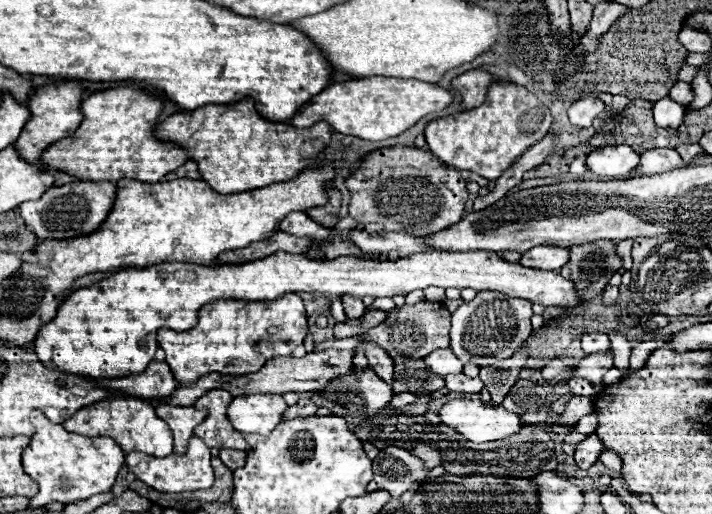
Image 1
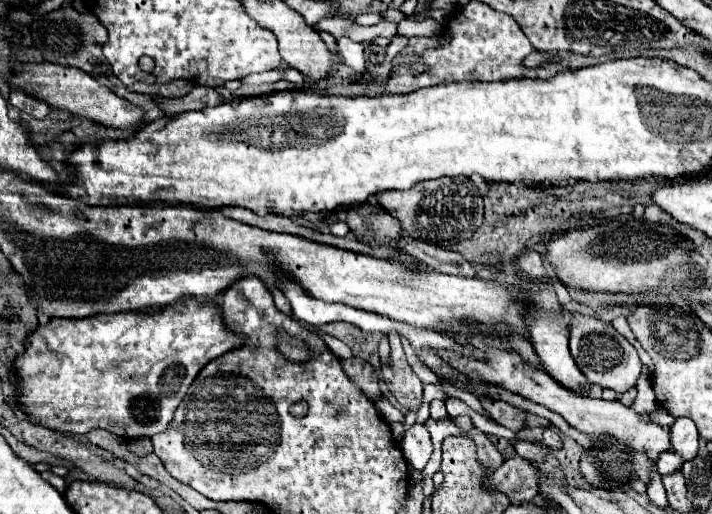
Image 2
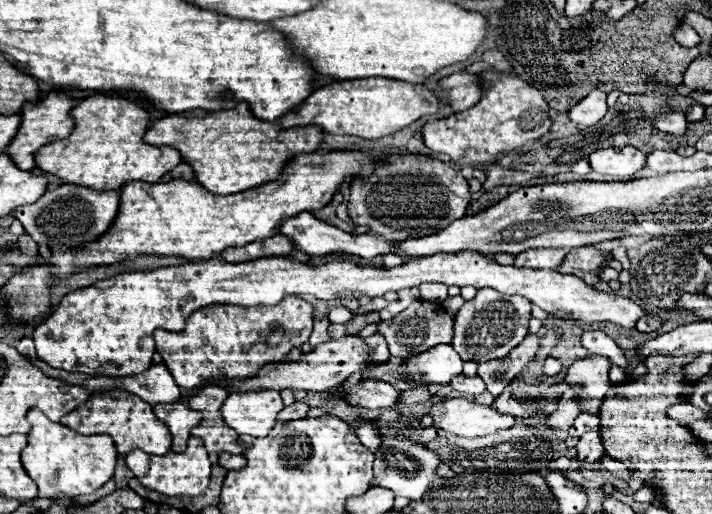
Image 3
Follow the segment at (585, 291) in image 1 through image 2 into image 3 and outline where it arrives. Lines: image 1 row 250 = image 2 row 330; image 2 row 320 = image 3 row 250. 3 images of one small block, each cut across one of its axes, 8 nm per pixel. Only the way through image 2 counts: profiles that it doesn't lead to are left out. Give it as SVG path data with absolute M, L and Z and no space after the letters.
M580 246L566 254L562 266L558 266L558 272L578 274L578 278L582 278L588 286L594 286L600 282L600 272L596 270L600 270L610 260L612 256L606 256L596 246Z

